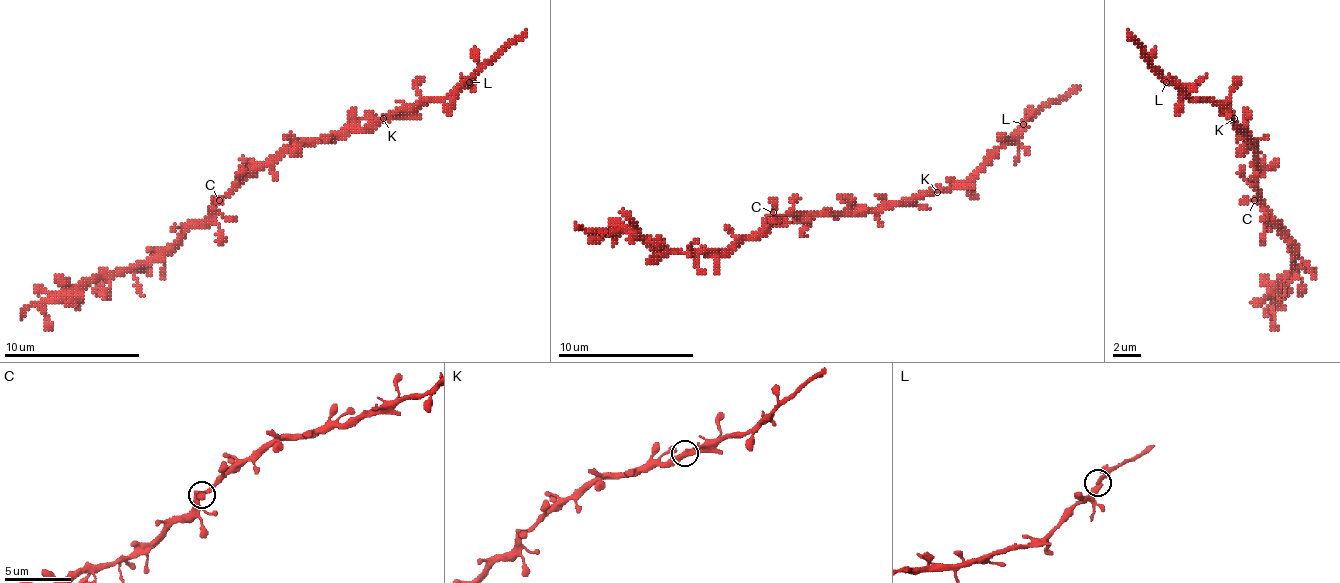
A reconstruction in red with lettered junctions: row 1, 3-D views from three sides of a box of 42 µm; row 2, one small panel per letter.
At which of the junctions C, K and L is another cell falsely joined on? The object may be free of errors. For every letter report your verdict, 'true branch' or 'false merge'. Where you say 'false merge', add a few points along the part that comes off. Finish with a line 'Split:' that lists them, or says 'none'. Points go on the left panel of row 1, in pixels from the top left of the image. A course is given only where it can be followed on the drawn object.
C: true branch
K: true branch
L: true branch
Split: none

